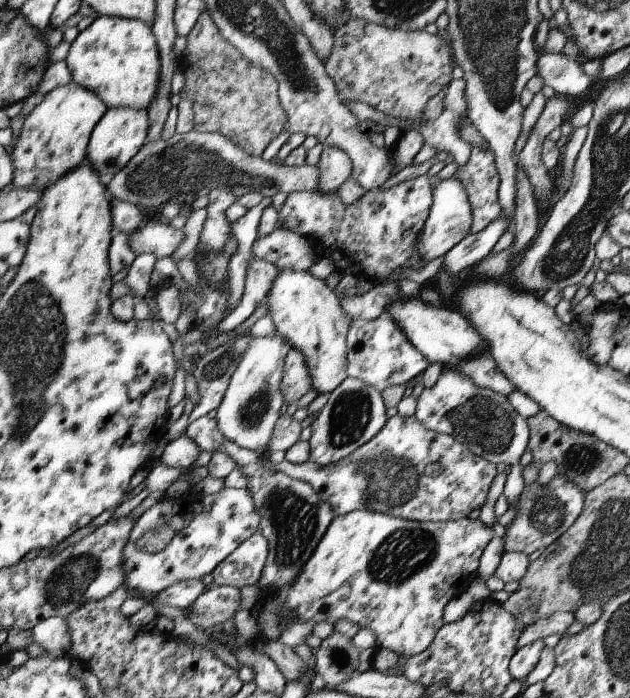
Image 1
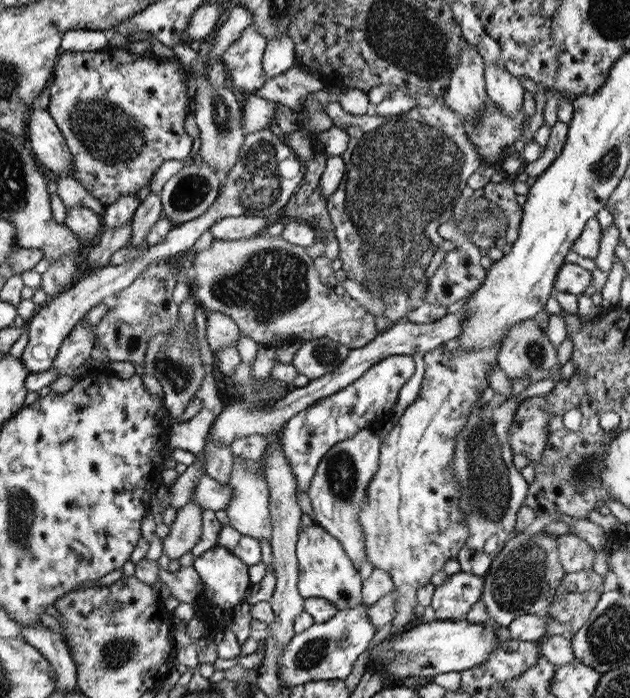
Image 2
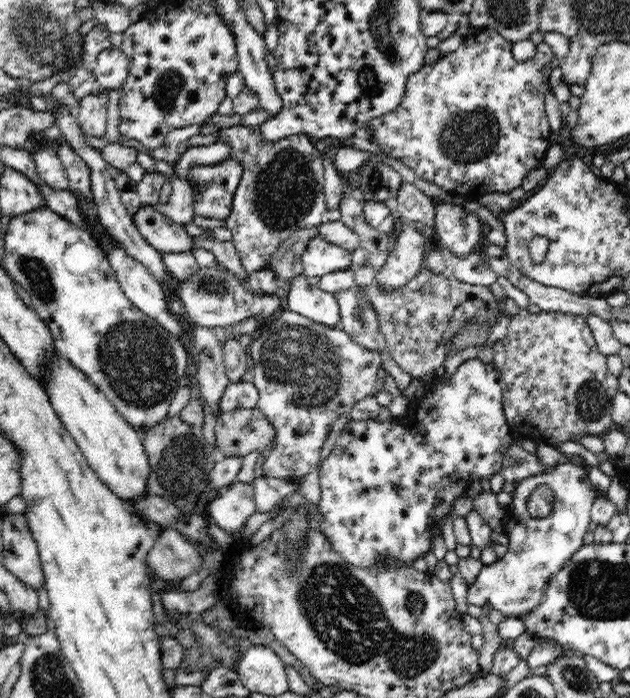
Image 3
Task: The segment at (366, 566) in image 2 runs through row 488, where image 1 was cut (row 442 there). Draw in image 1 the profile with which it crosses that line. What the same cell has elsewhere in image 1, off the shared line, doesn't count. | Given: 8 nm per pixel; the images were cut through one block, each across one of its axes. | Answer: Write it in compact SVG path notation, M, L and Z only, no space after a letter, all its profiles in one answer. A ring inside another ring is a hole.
M345 378L327 398L325 406L315 414L311 422L311 438L309 442L309 460L319 466L337 464L339 460L351 456L357 448L367 444L387 422L385 406L381 400L381 392L367 386L357 378Z

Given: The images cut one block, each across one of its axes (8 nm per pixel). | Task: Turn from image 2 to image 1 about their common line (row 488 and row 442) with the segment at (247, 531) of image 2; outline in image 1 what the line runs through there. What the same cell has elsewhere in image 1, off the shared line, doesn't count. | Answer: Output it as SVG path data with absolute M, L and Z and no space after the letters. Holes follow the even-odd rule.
M275 332L273 338L253 338L247 348L243 348L239 366L235 368L229 386L223 394L223 400L219 408L215 410L215 422L219 432L233 444L267 454L269 438L273 434L275 422L279 420L279 408L283 406L285 398L281 396L279 382L283 376L283 362L287 352L291 350L291 344L283 336Z

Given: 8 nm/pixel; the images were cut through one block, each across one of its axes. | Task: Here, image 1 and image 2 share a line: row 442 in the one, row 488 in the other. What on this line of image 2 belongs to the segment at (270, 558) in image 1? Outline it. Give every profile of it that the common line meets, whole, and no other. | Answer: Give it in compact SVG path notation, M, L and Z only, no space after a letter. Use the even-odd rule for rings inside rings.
M201 474L197 488L191 496L191 504L195 502L203 510L225 510L233 498L233 488L231 486L221 486L217 480Z

